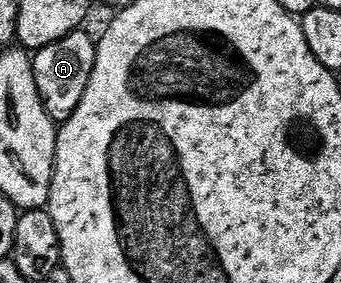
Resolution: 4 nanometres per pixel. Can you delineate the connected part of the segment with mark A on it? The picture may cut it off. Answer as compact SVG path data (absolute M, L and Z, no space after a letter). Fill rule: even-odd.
M85 29L73 31L63 37L63 41L55 41L55 45L47 45L32 56L35 85L47 113L54 121L67 120L71 113L75 113L75 109L79 109L79 101L83 101L83 93L87 93L91 73L95 69L96 56L96 42Z

